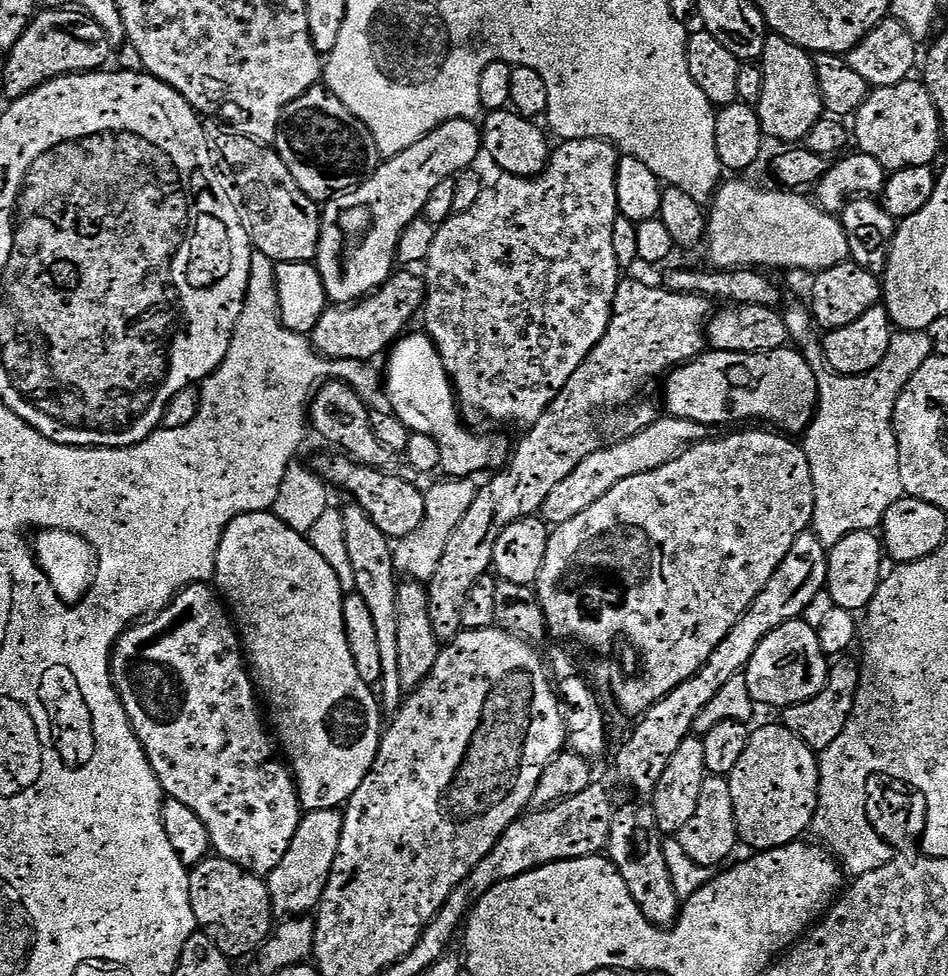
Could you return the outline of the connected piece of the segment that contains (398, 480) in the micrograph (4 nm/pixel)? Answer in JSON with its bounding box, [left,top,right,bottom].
[324,454,424,538]

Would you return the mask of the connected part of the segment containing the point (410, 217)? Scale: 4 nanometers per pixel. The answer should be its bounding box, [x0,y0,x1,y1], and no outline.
[314,120,481,306]

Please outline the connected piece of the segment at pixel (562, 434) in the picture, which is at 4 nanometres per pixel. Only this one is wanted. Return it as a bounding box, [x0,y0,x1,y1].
[426,279,714,642]

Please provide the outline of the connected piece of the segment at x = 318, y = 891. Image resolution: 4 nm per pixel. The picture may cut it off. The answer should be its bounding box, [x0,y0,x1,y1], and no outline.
[265,808,343,918]

